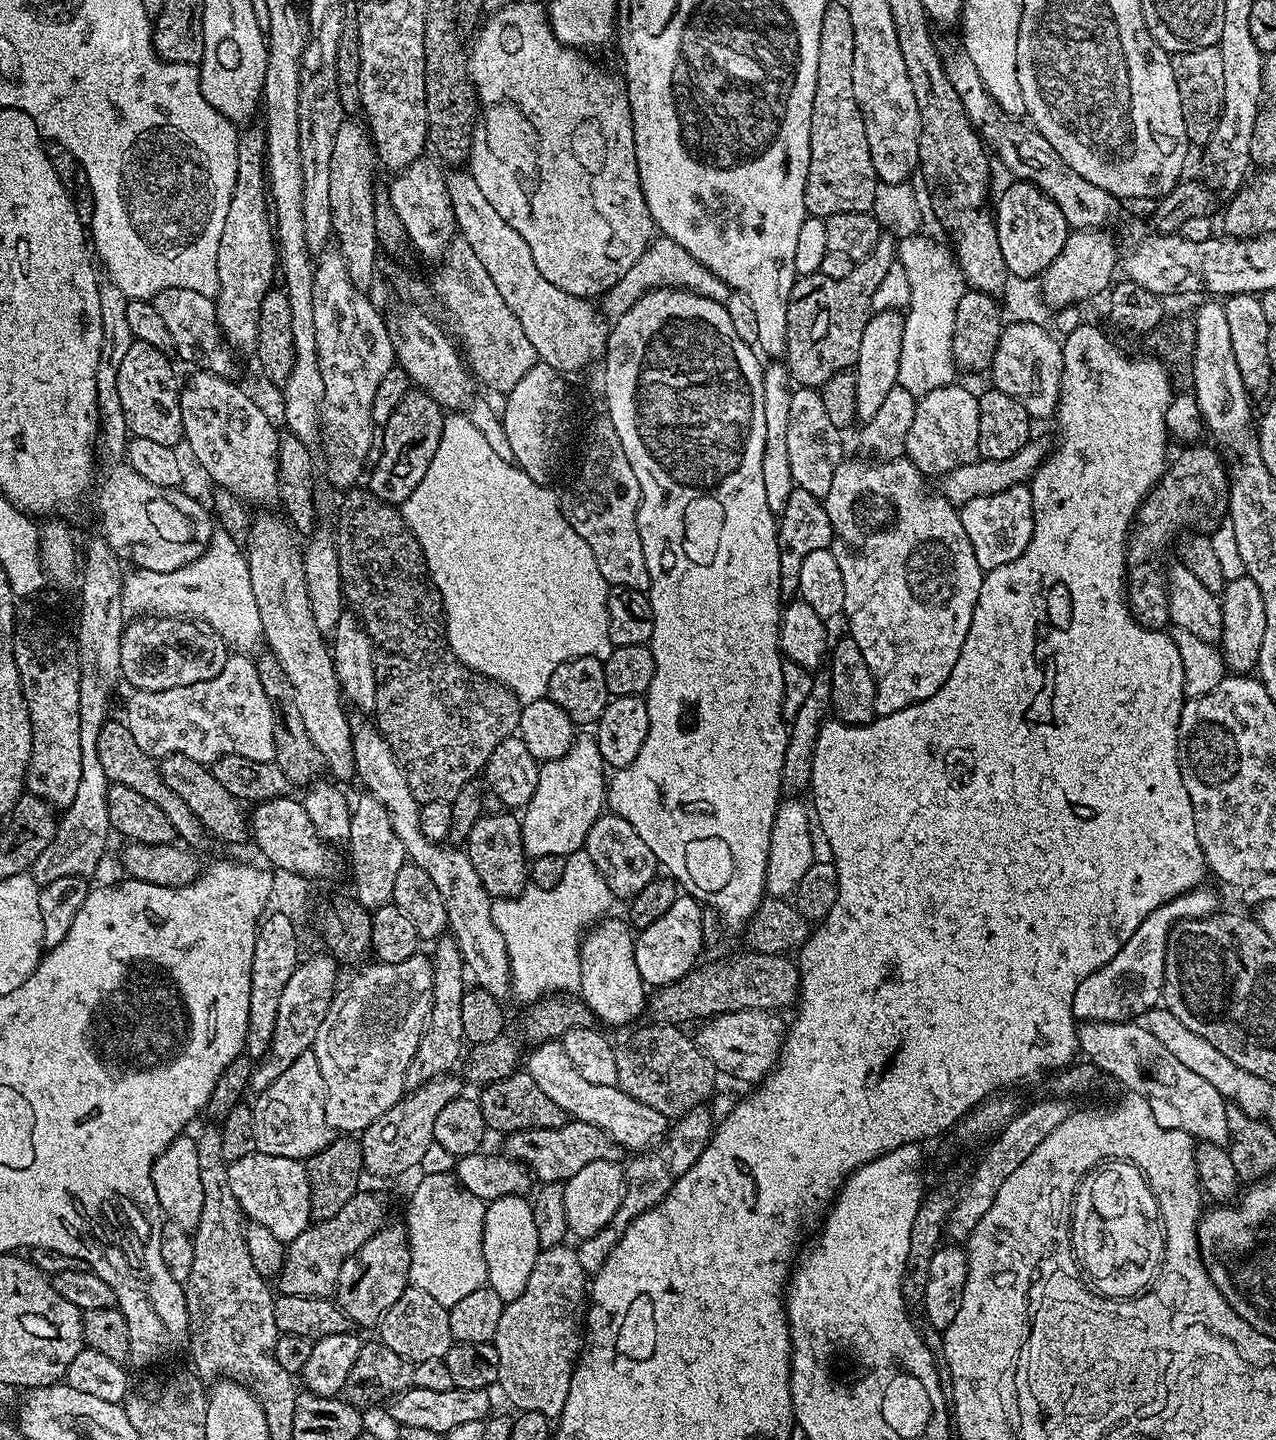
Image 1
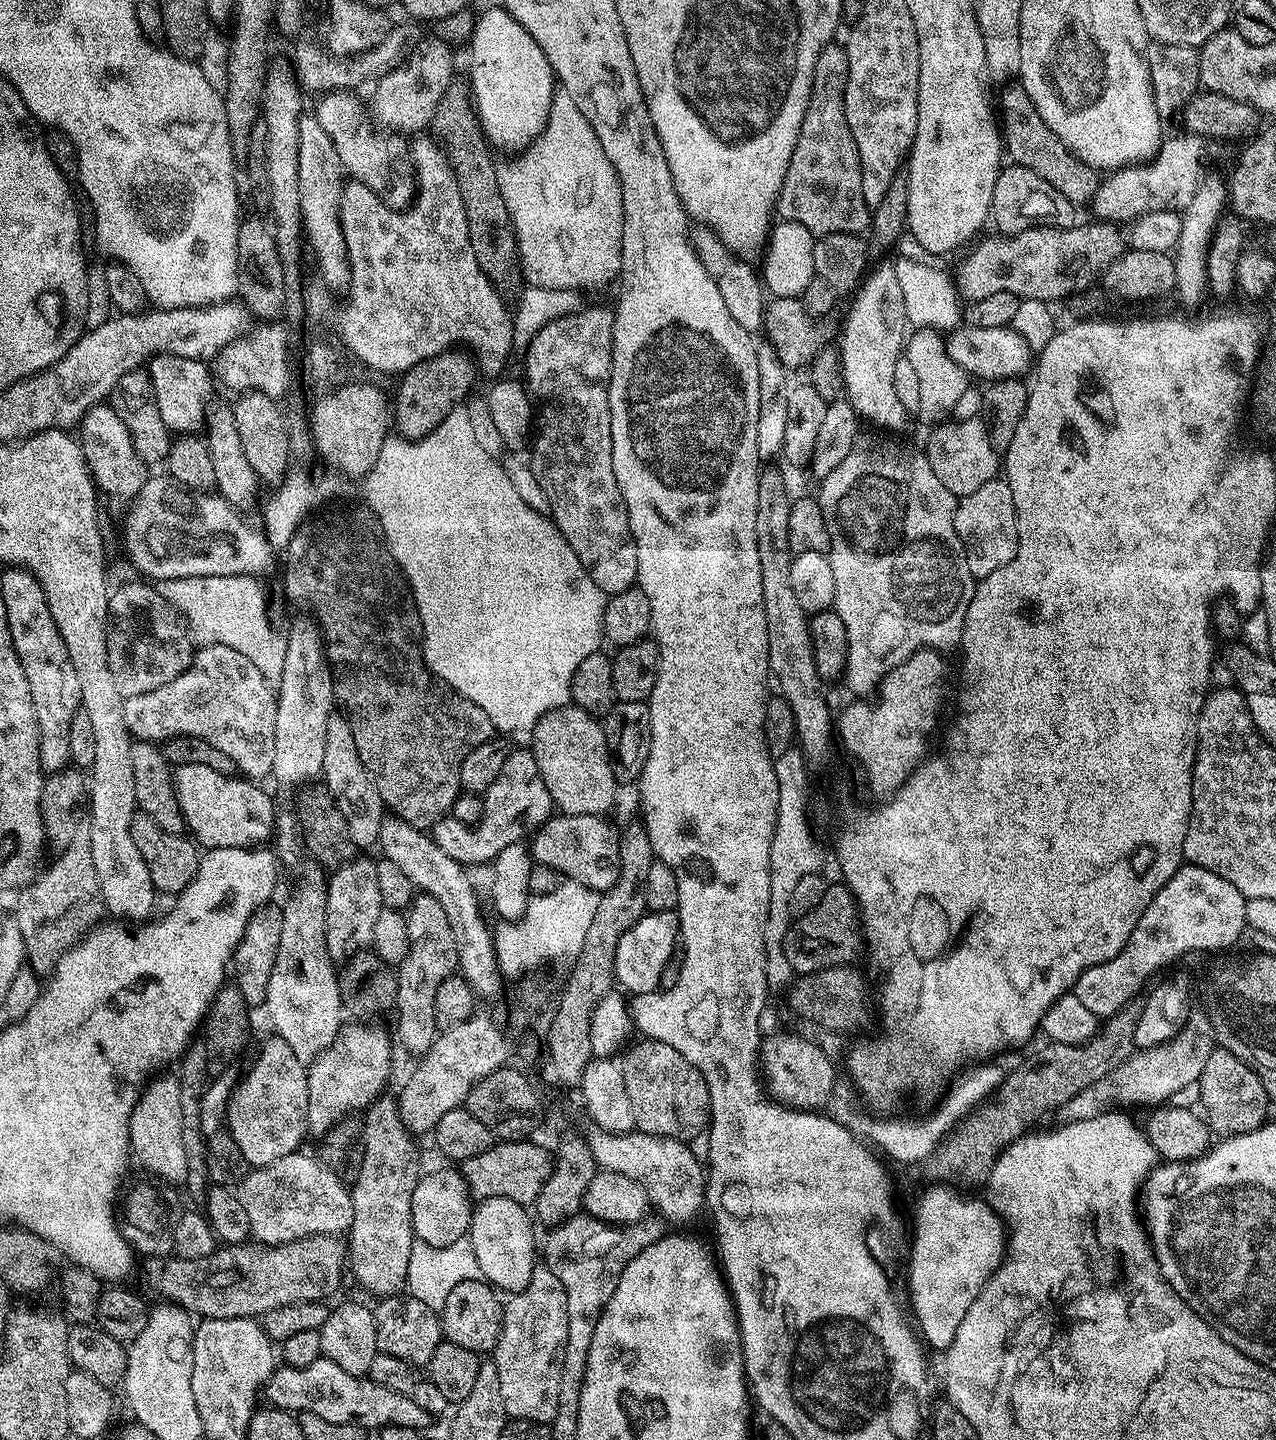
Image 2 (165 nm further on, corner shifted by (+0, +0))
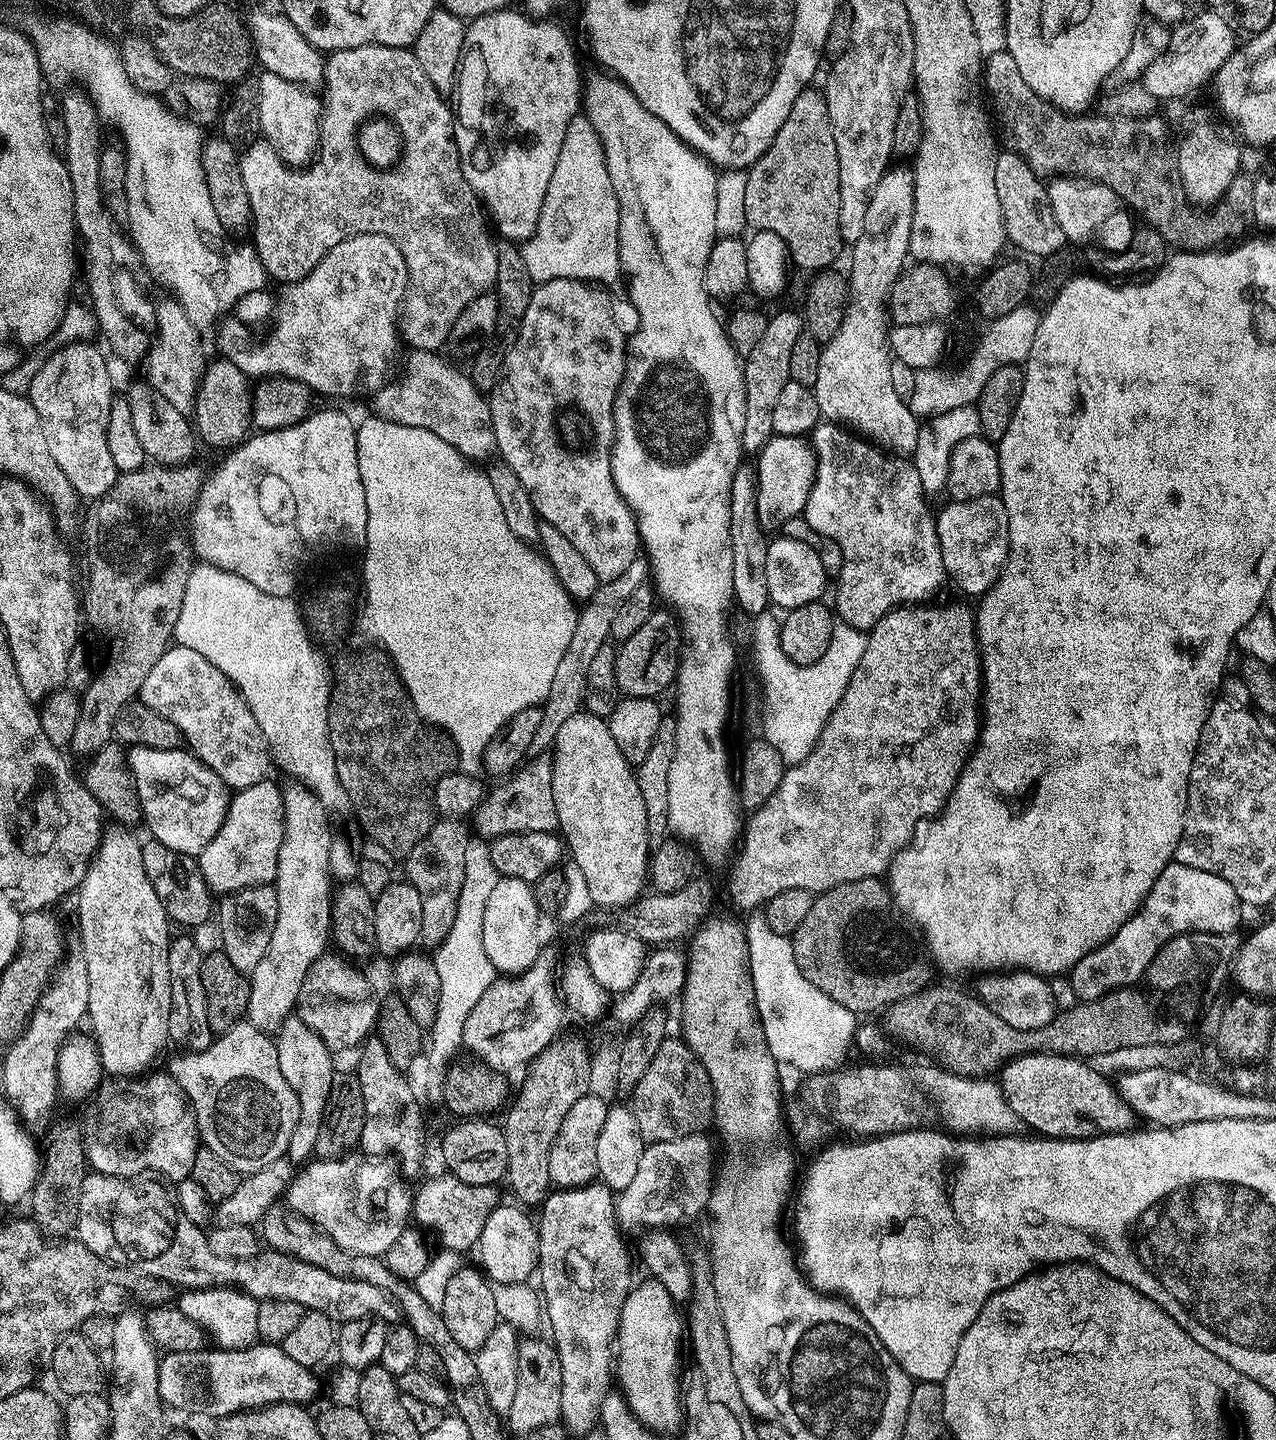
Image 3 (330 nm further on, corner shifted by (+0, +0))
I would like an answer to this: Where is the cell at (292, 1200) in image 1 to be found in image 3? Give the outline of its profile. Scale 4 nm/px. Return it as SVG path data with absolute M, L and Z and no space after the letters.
M356 1154L339 1160L313 1159L293 1175L286 1193L287 1207L334 1238L338 1246L354 1254L383 1257L409 1227L414 1199L393 1165L391 1168L384 1160L387 1159L361 1158Z

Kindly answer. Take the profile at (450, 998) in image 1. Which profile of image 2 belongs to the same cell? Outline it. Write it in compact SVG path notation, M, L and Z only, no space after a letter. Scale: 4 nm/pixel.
M413 895L406 915L410 930L410 950L396 972L398 994L394 1009L394 1036L399 1047L401 1044L408 1052L423 1054L430 1050L438 1035L434 1018L434 994L438 994L438 986L442 986L442 982L446 982L446 978L457 971L460 955L456 949L456 935L450 926L450 918L446 918L446 910L442 910L438 898Z

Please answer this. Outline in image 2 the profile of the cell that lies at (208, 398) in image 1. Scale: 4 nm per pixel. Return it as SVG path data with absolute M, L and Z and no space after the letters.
M154 356L146 364L146 375L148 383L152 386L158 414L162 414L162 422L166 422L169 432L196 434L205 427L206 407L204 408L204 403L207 402L208 395L212 392L212 380L214 384L213 373L205 361L177 356Z

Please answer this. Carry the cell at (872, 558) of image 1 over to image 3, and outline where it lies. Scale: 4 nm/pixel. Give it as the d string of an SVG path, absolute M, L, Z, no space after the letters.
M821 422L812 429L810 433L810 443L816 454L816 481L812 483L810 498L806 502L802 513L804 520L818 530L826 538L838 542L842 550L842 570L840 575L835 577L834 588L836 584L836 604L834 603L834 612L843 623L851 628L861 630L870 630L877 624L887 612L891 612L897 606L920 606L928 600L943 584L946 584L946 573L944 563L942 562L942 550L938 546L938 534L936 533L936 517L933 509L928 509L928 500L926 489L922 486L922 478L918 478L918 470L911 459L889 454L881 450L875 443L853 434L849 429L831 422Z

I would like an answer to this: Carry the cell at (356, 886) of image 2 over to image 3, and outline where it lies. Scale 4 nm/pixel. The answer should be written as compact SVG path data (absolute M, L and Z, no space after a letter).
M343 955L323 957L322 962L311 964L300 987L295 1011L300 1020L324 1039L324 1044L333 1050L355 1049L368 1039L376 1026L377 997L368 996L368 980Z

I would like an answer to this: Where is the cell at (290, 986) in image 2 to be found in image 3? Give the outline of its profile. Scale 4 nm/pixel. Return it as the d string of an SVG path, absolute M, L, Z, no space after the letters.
M296 1014L284 1020L275 1033L274 1039L278 1050L278 1066L282 1066L282 1074L285 1075L286 1082L290 1082L294 1094L298 1094L298 1110L300 1111L300 1117L294 1126L294 1134L288 1143L287 1153L293 1161L304 1162L313 1155L314 1142L318 1142L318 1126L322 1126L326 1098L330 1098L334 1052L333 1049L325 1046L324 1039Z

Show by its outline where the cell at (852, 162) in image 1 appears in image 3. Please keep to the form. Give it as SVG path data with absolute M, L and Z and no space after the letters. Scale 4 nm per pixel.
M819 87L803 88L782 122L782 130L774 134L774 142L747 169L746 218L748 228L755 231L773 231L785 240L785 246L793 265L805 268L808 274L828 270L840 256L840 247L846 242L840 237L838 226L838 146L834 146L834 130L830 126L830 114L826 98Z

